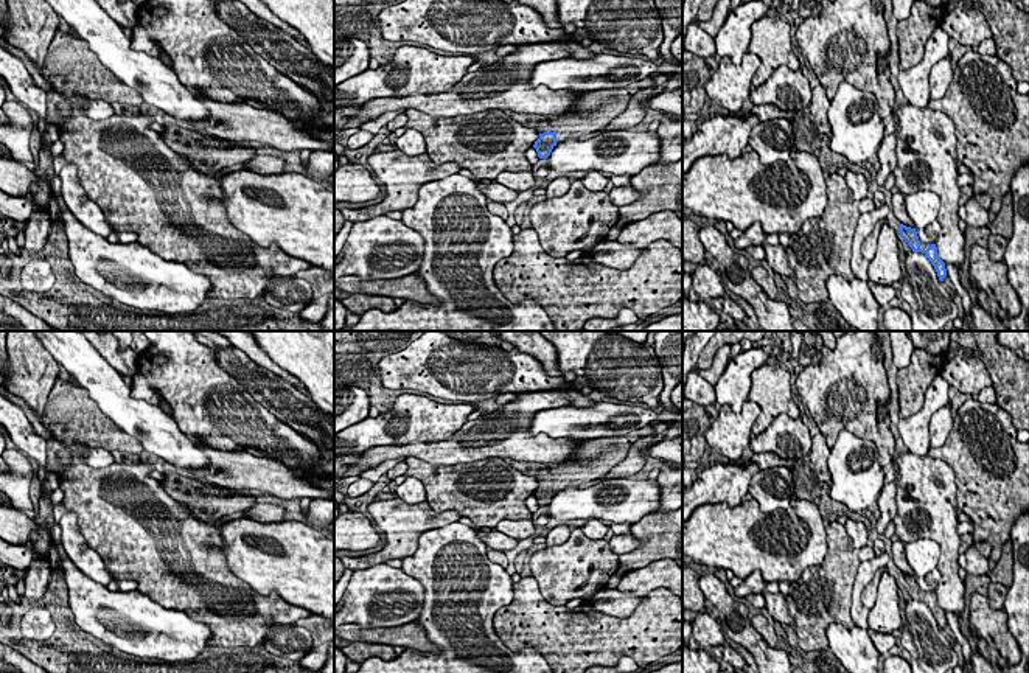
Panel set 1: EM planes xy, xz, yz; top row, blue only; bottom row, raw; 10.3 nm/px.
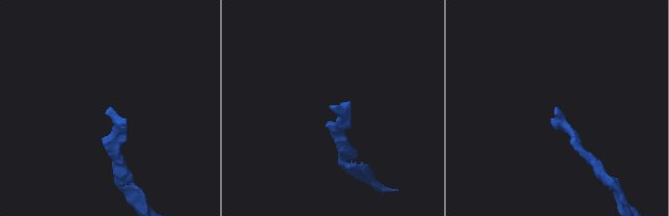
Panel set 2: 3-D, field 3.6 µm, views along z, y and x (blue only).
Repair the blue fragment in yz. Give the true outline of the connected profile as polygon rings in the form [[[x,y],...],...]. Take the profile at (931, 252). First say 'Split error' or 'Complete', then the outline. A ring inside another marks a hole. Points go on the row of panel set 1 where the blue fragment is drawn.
Complete. [[[936,244],[928,246],[928,249],[925,252],[922,252],[926,255],[926,258],[931,261],[931,264],[934,266],[937,277],[940,281],[944,281],[944,278],[947,277],[947,269],[945,269],[945,263],[939,258],[937,255],[937,247]]]

